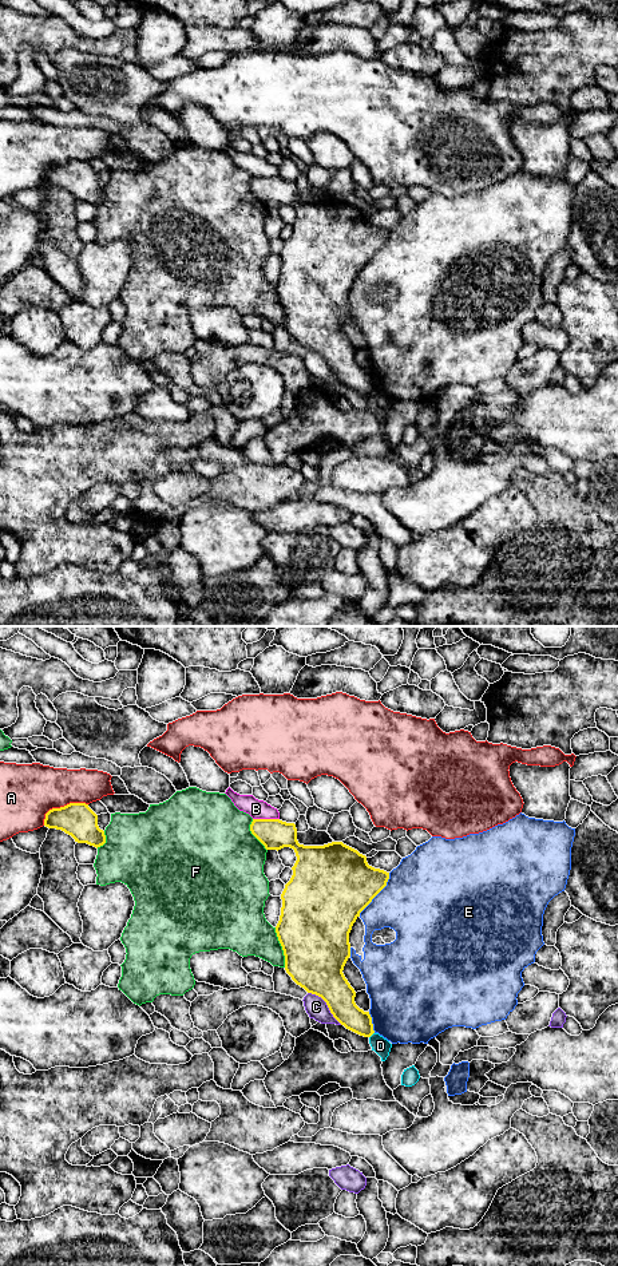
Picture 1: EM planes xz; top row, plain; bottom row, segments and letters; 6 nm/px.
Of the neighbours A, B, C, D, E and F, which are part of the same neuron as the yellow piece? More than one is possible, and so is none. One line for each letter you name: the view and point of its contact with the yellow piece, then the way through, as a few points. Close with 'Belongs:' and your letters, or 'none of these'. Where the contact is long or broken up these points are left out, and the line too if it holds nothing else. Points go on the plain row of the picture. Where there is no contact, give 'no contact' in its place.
Belongs: none of these

